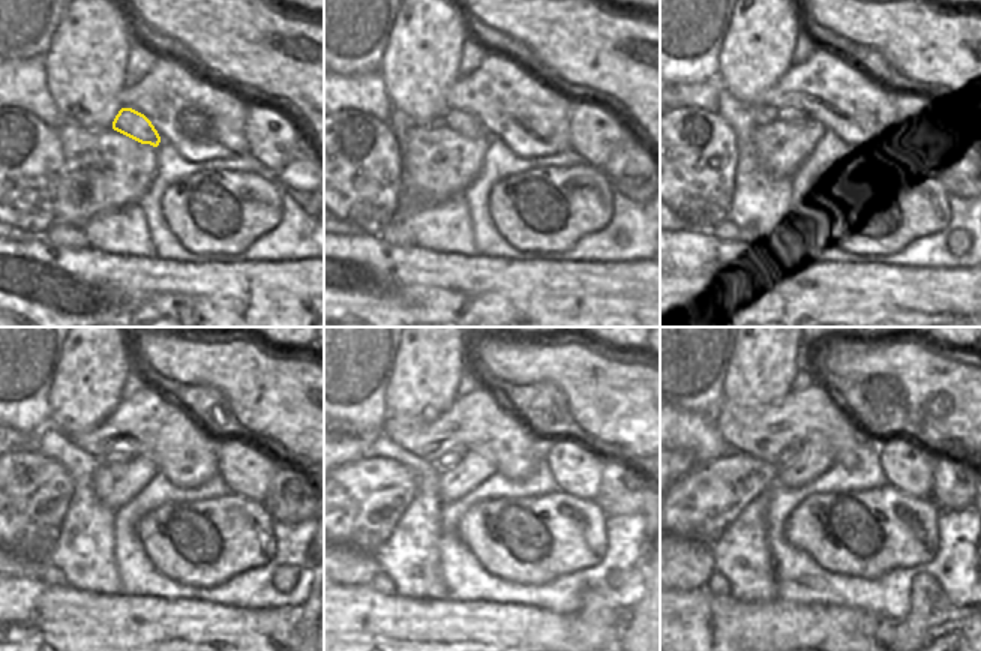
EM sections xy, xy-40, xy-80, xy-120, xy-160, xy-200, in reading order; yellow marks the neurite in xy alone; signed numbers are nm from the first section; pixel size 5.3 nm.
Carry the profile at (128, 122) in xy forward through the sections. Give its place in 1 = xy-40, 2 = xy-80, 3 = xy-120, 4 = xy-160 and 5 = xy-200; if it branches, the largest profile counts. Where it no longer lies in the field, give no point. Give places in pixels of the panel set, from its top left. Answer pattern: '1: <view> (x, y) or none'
1: xy-40 (465, 123)
2: xy-80 (786, 114)
3: xy-120 (120, 453)
4: xy-160 (449, 459)
5: xy-200 (789, 453)

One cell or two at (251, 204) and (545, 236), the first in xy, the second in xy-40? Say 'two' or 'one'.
one

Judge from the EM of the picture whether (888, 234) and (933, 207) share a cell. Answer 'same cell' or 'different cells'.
same cell

